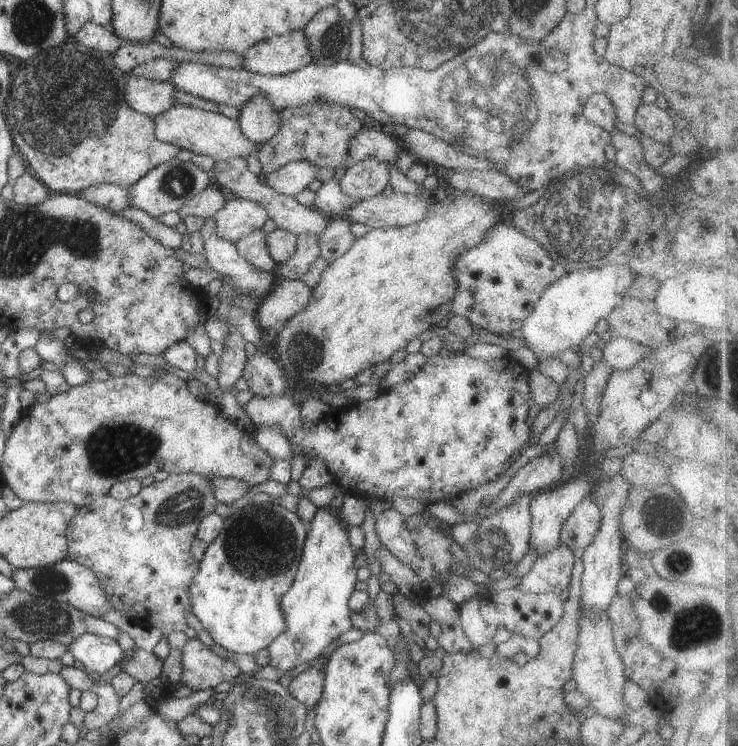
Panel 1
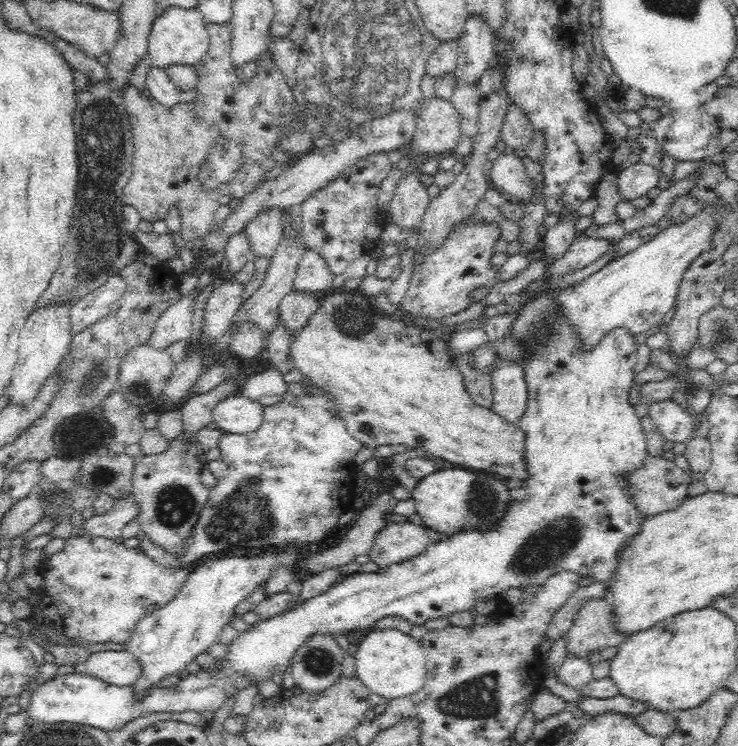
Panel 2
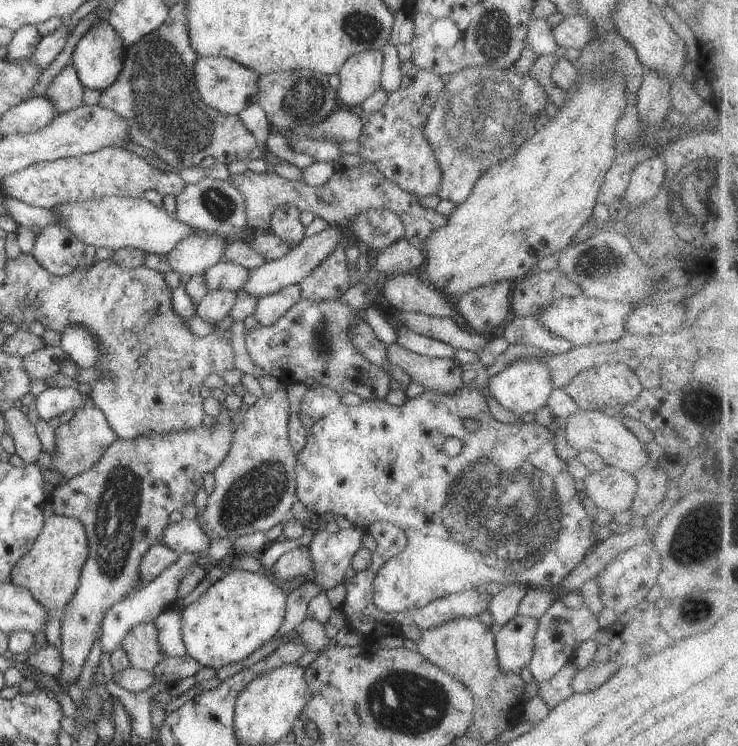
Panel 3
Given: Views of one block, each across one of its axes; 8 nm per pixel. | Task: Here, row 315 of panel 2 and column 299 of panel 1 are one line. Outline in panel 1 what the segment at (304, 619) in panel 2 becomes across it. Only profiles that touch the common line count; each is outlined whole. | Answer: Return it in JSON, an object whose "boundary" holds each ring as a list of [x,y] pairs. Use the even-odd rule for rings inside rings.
{"boundary":[[[267,501],[262,504],[249,502],[225,519],[222,532],[207,545],[199,562],[198,574],[189,588],[192,613],[216,644],[232,653],[255,655],[259,650],[268,648],[276,636],[285,631],[286,622],[280,600],[294,582],[307,530],[296,511]]]}

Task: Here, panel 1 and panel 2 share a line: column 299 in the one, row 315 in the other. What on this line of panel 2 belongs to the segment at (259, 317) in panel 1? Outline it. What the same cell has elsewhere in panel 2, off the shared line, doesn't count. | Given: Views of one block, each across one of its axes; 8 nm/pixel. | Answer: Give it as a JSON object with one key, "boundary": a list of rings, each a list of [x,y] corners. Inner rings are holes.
{"boundary":[[[290,292],[282,298],[279,306],[279,322],[292,337],[320,306],[320,293]]]}

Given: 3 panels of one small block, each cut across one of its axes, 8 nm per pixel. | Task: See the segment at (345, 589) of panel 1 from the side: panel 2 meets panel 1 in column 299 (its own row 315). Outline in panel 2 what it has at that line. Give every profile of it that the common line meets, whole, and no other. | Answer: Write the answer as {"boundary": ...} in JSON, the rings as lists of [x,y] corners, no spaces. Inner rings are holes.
{"boundary":[[[718,205],[705,206],[698,214],[660,231],[650,242],[609,262],[582,282],[561,290],[558,305],[562,316],[570,319],[574,333],[587,352],[613,328],[624,327],[632,335],[650,330],[660,323],[676,303],[680,280],[692,260],[712,246],[716,220],[722,216]]]}

